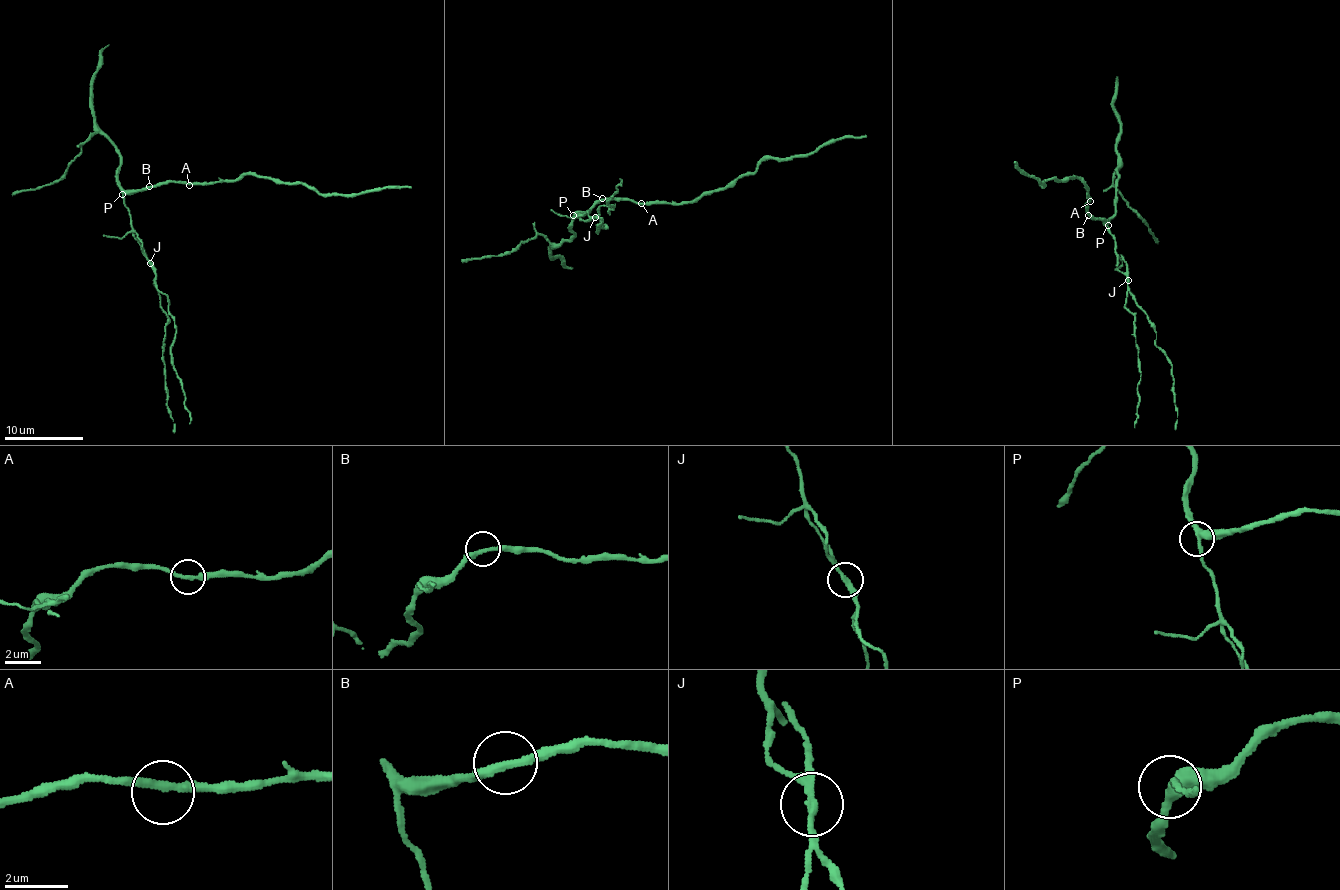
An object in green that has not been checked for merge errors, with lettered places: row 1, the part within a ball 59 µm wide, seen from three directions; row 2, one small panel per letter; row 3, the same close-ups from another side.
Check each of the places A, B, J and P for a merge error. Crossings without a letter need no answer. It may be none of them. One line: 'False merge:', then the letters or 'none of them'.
False merge: J

